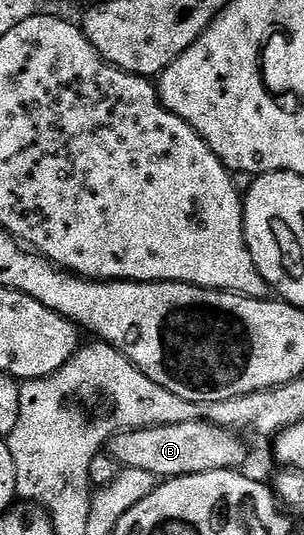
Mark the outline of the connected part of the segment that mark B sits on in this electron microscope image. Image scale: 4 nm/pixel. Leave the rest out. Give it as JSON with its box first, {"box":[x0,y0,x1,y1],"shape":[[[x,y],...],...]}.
{"box":[108,422,246,479],"shape":[[[181,422],[167,426],[145,426],[139,430],[122,430],[108,441],[110,459],[119,467],[139,469],[153,474],[155,479],[185,478],[191,474],[203,474],[209,470],[238,470],[246,462],[246,446],[233,430],[213,426],[210,422]]]}

